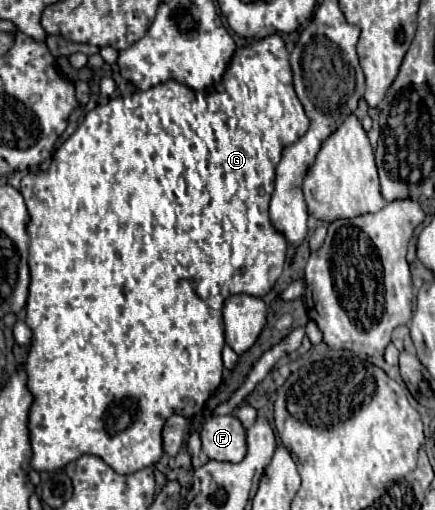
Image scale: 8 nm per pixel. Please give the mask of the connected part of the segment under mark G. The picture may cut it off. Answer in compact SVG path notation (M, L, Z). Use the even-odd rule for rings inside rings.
M270 35L238 49L220 87L212 87L210 93L194 91L178 81L166 81L127 97L112 98L106 105L88 111L78 129L54 151L48 171L28 173L22 177L20 193L24 195L30 213L30 295L26 303L26 325L32 329L32 345L26 359L26 373L28 389L34 397L28 415L32 469L56 471L66 467L70 461L76 461L80 455L90 453L102 457L120 475L136 473L158 463L162 457L160 431L168 415L192 415L202 411L204 403L222 381L222 305L226 297L234 293L264 297L282 273L288 241L268 219L268 205L274 191L274 169L280 161L282 149L298 141L298 137L308 131L308 125L310 121L292 87L292 71L284 41L278 35Z

